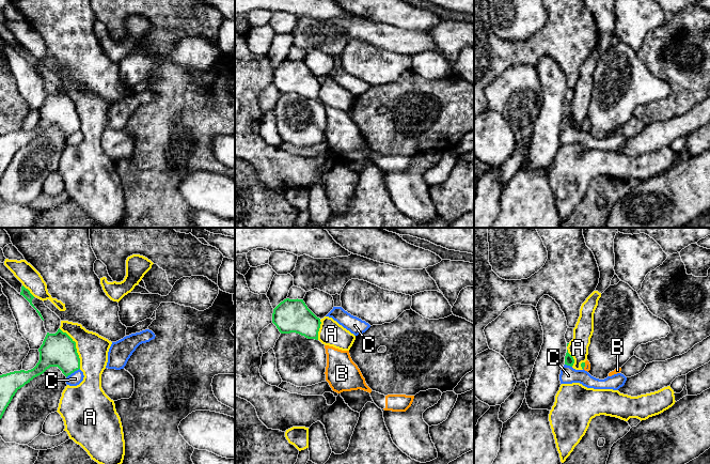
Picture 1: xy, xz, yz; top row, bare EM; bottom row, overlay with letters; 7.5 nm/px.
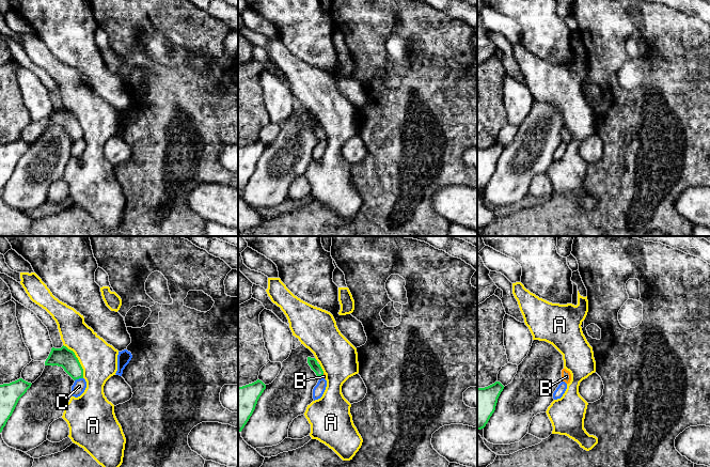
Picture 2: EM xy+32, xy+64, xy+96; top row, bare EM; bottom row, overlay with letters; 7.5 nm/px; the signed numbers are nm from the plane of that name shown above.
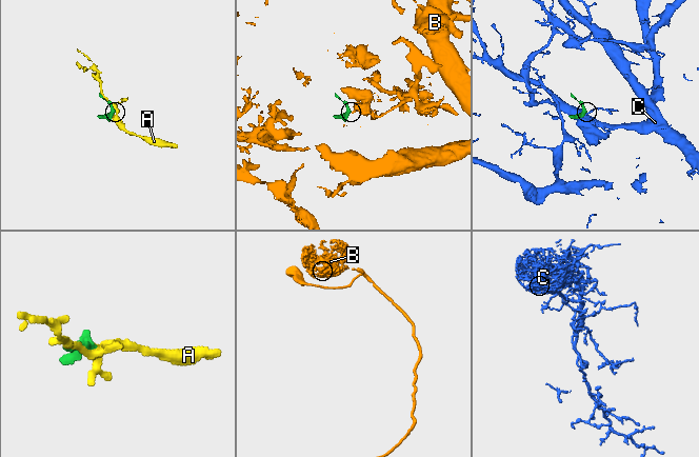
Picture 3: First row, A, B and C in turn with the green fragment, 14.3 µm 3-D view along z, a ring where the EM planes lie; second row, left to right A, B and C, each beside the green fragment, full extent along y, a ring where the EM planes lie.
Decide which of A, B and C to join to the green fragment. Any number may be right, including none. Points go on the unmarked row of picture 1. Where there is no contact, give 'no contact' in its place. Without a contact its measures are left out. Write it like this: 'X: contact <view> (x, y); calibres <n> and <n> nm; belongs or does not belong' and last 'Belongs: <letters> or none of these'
A: contact xy (75, 108); calibres 260 and 220 nm; does not belong
B: contact yz (584, 126); calibres 30 and 50 nm; belongs
C: contact xy (73, 133); calibres 260 and 100 nm; does not belong
Belongs: B

